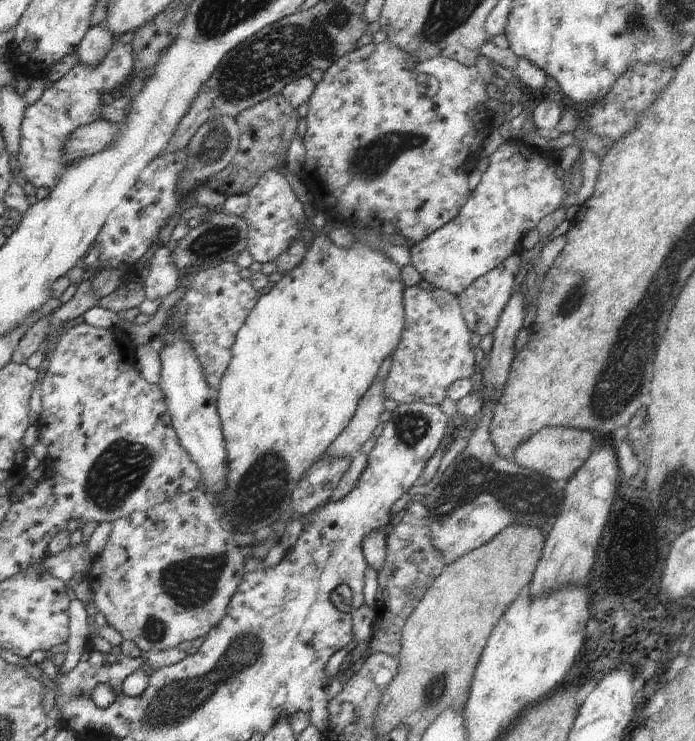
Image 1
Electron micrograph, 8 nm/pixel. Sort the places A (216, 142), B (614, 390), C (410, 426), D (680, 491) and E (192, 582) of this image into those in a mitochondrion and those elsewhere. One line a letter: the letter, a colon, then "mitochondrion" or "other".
A: mitochondrion
B: mitochondrion
C: mitochondrion
D: mitochondrion
E: mitochondrion

